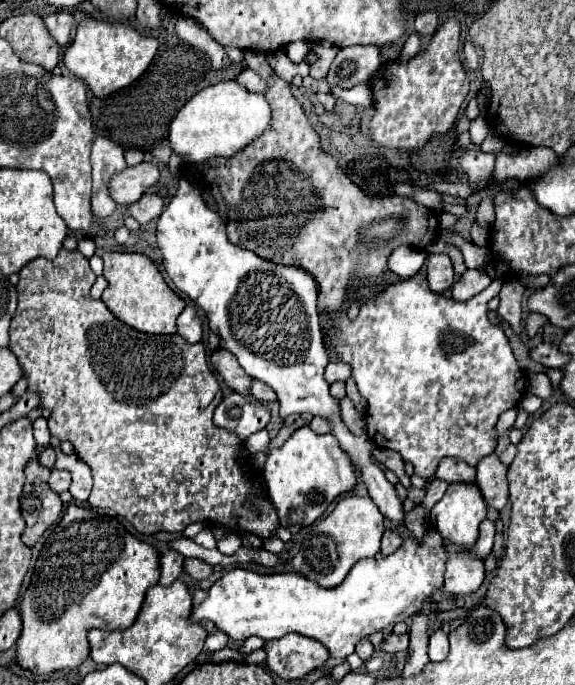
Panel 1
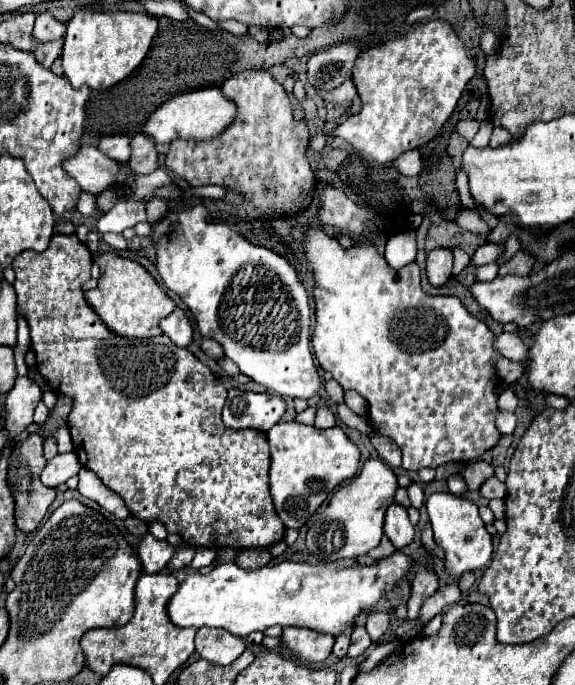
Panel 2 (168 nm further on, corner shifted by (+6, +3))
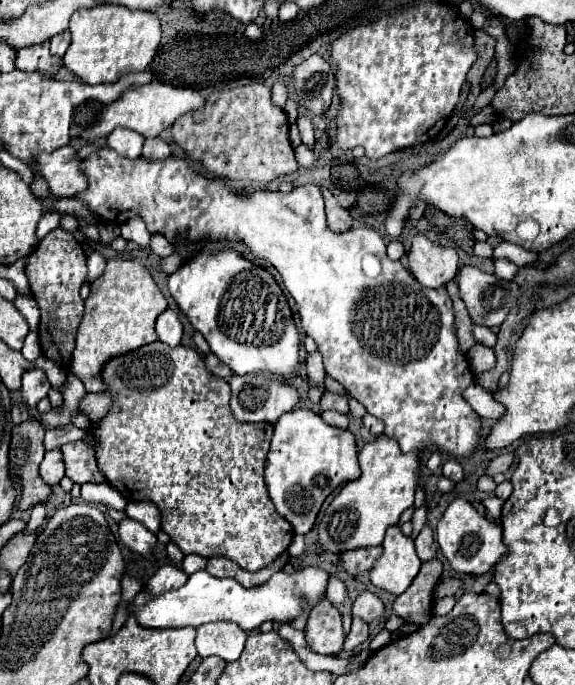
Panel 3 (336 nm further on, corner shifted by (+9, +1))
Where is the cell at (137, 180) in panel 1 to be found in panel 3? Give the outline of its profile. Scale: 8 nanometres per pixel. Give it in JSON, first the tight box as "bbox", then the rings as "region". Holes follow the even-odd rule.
{"bbox":[38,145,88,197],"region":[[[70,145],[60,147],[52,153],[38,155],[38,169],[56,197],[76,197],[84,191],[88,179],[82,173],[80,165],[82,159]]]}

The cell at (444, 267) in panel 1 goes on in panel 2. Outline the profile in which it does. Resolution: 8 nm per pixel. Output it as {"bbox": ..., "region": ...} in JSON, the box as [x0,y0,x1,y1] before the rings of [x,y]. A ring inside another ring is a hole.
{"bbox":[427,249,453,287],"region":[[[433,249],[427,255],[427,279],[433,287],[441,287],[451,277],[453,253],[451,249]]]}

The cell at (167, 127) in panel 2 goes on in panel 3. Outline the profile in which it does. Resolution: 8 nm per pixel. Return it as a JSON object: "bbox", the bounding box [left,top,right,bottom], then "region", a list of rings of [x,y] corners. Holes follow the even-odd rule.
{"bbox":[82,81,206,139],"region":[[[152,81],[148,85],[142,85],[142,87],[134,87],[134,89],[128,89],[118,101],[110,103],[104,113],[98,117],[98,123],[84,131],[82,137],[84,139],[96,139],[96,137],[106,137],[108,133],[112,133],[112,129],[116,127],[128,127],[144,137],[158,137],[164,129],[168,129],[178,117],[182,115],[188,115],[188,113],[196,113],[196,111],[202,111],[206,105],[206,99],[194,91],[194,89],[182,89],[182,87],[172,87],[172,85],[166,85],[166,83],[158,83],[158,81]]]}

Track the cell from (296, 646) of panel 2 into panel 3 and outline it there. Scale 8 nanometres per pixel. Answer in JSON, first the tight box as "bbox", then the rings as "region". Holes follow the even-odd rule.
{"bbox":[304,599,342,655],"region":[[[326,599],[320,609],[312,609],[304,627],[306,641],[312,651],[320,655],[338,655],[342,651],[342,615]]]}

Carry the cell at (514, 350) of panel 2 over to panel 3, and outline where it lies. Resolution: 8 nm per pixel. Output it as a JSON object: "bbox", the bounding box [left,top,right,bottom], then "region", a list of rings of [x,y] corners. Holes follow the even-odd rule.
{"bbox":[474,325,498,347],"region":[[[474,325],[474,339],[486,347],[494,347],[498,341],[498,337],[488,327],[482,327],[482,325]]]}

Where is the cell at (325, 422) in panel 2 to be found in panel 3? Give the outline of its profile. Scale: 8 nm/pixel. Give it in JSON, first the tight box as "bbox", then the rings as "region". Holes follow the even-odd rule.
{"bbox":[320,411,348,427],"region":[[[324,411],[324,413],[320,413],[320,417],[332,427],[348,427],[348,417],[338,411]]]}

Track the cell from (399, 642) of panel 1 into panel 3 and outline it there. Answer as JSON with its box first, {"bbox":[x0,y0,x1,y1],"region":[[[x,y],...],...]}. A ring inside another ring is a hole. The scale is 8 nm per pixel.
{"bbox":[352,591,384,623],"region":[[[364,591],[352,605],[352,615],[364,619],[366,623],[372,623],[374,619],[380,619],[384,615],[384,603],[370,591]]]}

